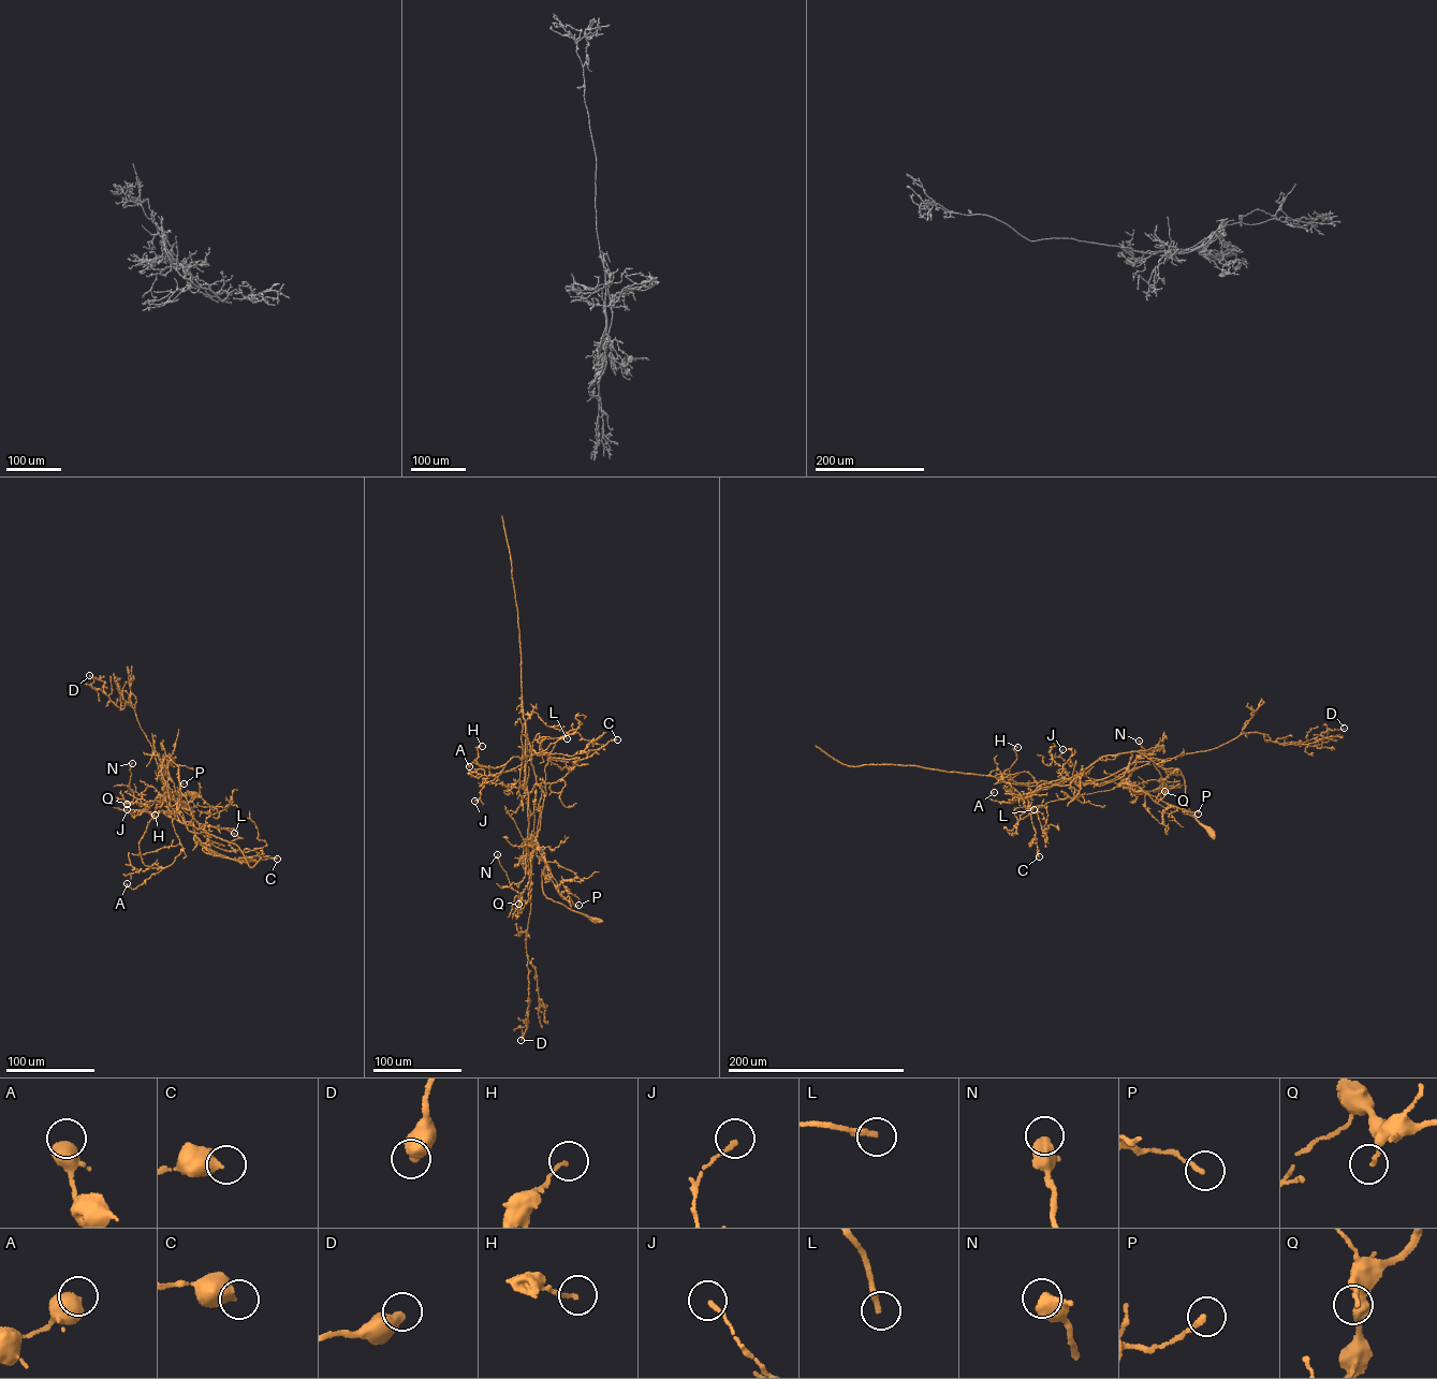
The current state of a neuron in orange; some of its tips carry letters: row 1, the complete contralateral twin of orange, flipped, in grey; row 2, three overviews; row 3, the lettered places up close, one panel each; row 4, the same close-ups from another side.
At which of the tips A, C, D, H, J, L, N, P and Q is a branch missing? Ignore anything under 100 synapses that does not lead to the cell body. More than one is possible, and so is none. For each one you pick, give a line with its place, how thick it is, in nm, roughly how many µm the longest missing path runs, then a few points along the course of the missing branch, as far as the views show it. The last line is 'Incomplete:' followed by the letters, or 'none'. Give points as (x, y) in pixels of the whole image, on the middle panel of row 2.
Incomplete: none

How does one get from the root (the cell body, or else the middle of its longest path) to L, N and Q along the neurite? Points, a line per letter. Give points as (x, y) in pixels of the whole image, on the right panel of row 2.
L: (1213, 833), (1189, 809), (1181, 772), (1137, 751), (1102, 757), (1069, 778), (1003, 778), (1034, 809)
N: (1213, 833), (1189, 809), (1177, 768), (1164, 768), (1131, 751), (1129, 785), (1149, 791), (1164, 785), (1139, 741)
Q: (1213, 833), (1189, 809), (1181, 772), (1131, 751), (1129, 785), (1164, 791)

